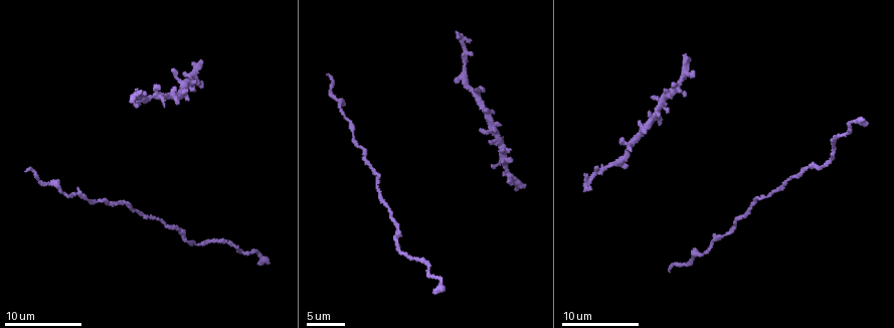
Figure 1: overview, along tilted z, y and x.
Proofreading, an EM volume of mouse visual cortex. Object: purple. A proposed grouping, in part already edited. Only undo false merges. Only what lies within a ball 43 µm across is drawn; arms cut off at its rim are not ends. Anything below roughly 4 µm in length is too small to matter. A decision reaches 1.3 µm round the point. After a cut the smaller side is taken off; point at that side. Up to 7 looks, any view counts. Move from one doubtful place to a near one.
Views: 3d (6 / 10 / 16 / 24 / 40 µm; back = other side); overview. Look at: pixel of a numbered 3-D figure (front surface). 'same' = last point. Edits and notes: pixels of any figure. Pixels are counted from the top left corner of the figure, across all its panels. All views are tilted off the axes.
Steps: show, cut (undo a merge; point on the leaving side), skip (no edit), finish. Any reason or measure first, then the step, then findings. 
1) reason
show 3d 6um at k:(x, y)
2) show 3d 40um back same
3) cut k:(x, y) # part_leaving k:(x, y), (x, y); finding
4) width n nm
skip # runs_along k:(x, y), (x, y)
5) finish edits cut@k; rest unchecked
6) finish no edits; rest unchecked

show 3d 6um at 1:(54, 182)

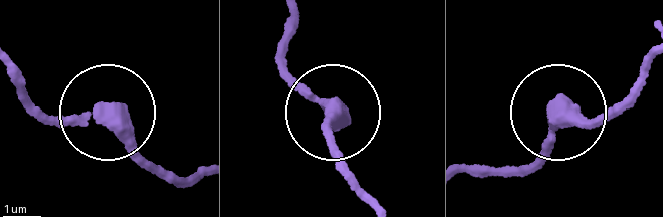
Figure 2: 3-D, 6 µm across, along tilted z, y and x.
from behind
show 3d 6um back at 2:(120, 110)

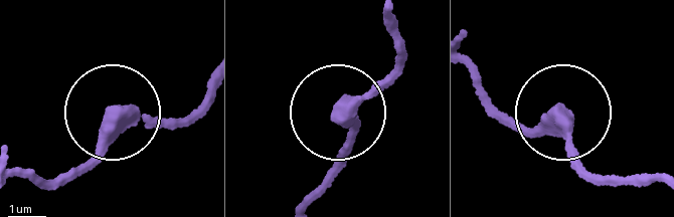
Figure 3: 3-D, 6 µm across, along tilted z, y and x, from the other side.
side_arm 6 um
skip # runs_along 3:(30, 177), (83, 166), (115, 116), (193, 118); all the same cell

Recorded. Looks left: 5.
sudden change in width
show 3d 16um at 1:(381, 196)

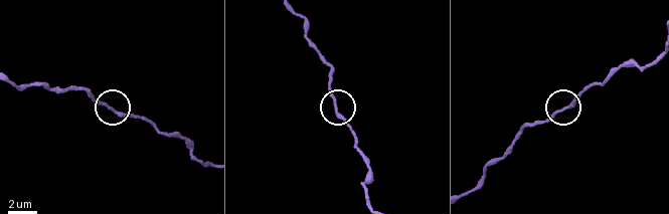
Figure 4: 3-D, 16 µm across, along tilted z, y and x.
show 3d 6um at 4:(108, 107)

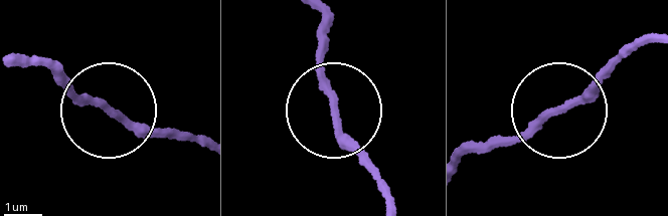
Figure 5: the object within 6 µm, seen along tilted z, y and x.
skip # runs_along 5:(16, 66), (49, 66), (76, 101), (182, 138); continuous, no second cell

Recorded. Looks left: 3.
thick turns thin
show 3d 16um at 1:(229, 244)

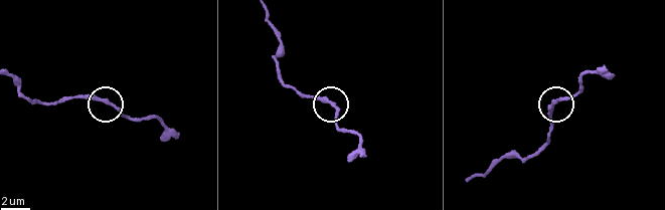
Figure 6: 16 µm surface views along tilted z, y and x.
skip # runs_along 6:(472, 178), (507, 155), (542, 152), (552, 107), (583, 91); one cell here

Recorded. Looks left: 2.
a narrow waist
show 3d 16um at 1:(396, 229)

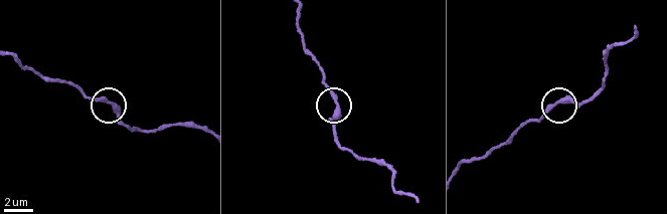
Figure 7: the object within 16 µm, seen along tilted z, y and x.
show 3d 6um at 7:(110, 104)

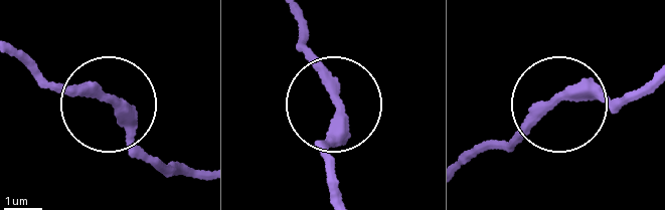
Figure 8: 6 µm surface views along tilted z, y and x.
width 280 nm
skip # continuous, no second cell

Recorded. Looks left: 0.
finish no edits; rest unchecked

